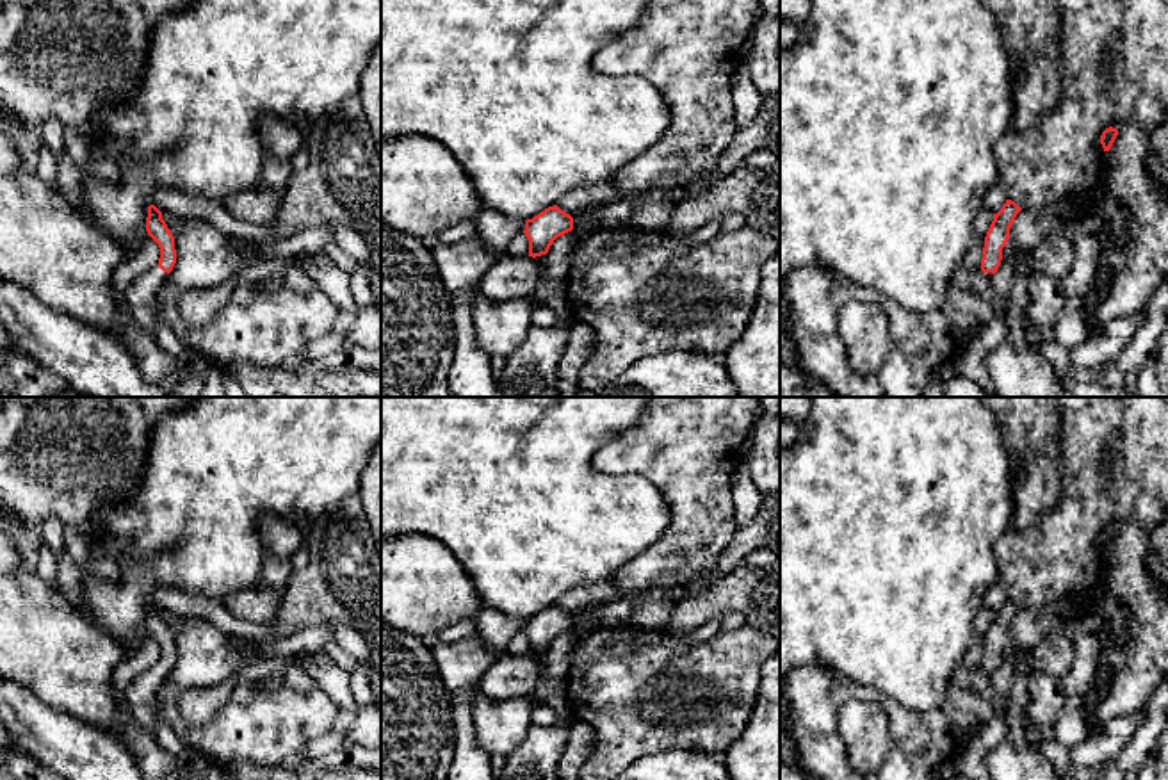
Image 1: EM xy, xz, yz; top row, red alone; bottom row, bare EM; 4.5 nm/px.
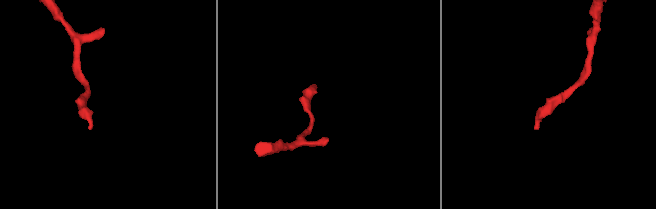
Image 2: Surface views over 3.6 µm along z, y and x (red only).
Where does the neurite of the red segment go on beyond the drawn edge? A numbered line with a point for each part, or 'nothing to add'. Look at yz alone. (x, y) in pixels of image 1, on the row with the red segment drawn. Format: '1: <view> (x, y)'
nothing to add

